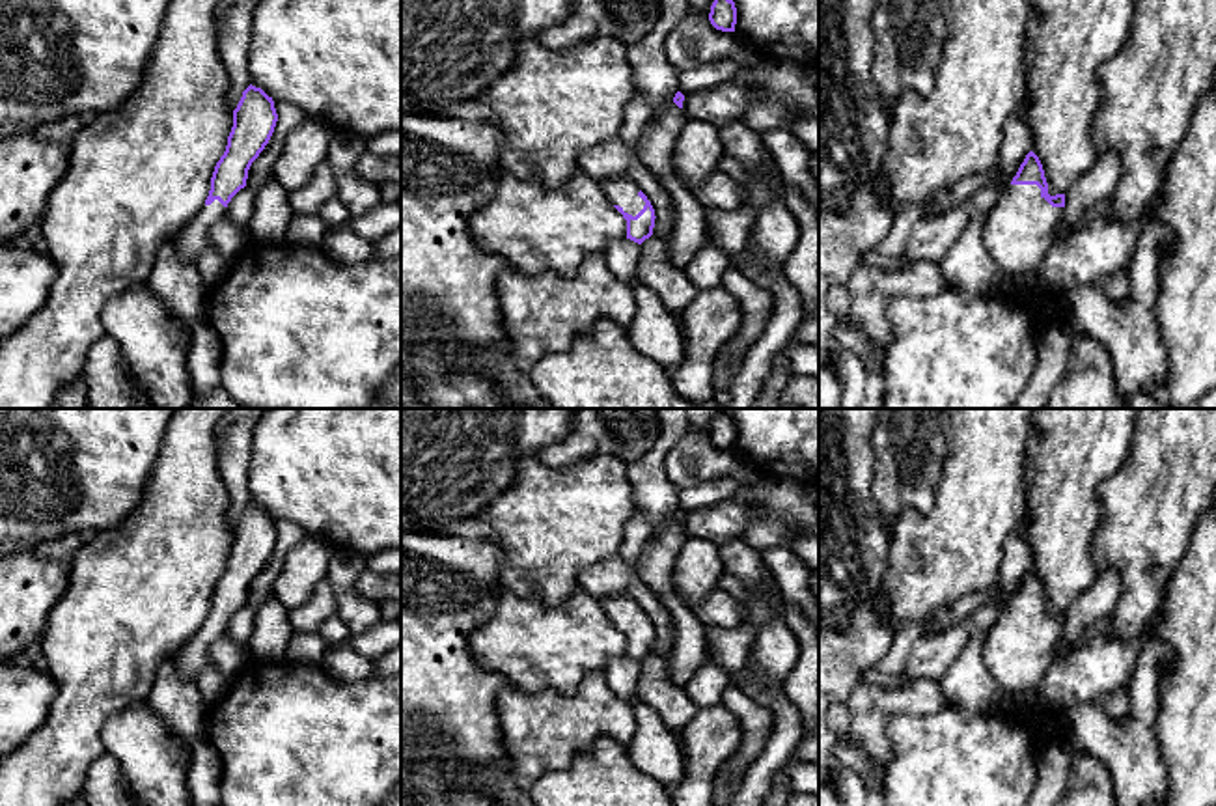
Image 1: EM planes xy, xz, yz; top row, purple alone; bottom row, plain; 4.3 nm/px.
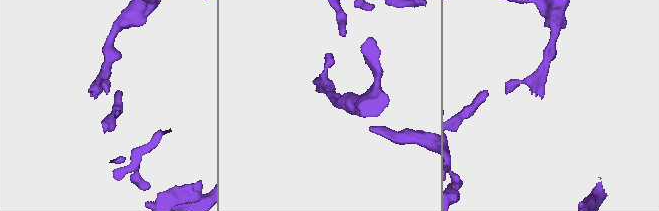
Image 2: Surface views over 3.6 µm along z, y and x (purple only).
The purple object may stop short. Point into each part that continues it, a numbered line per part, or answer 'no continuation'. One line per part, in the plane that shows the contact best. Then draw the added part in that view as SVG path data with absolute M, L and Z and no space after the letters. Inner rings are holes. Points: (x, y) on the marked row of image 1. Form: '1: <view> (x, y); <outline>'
1: yz (1019, 232); M1009 185L987 213L985 248L1003 274L1035 274L1061 215L1063 207L1052 207L1037 185Z

